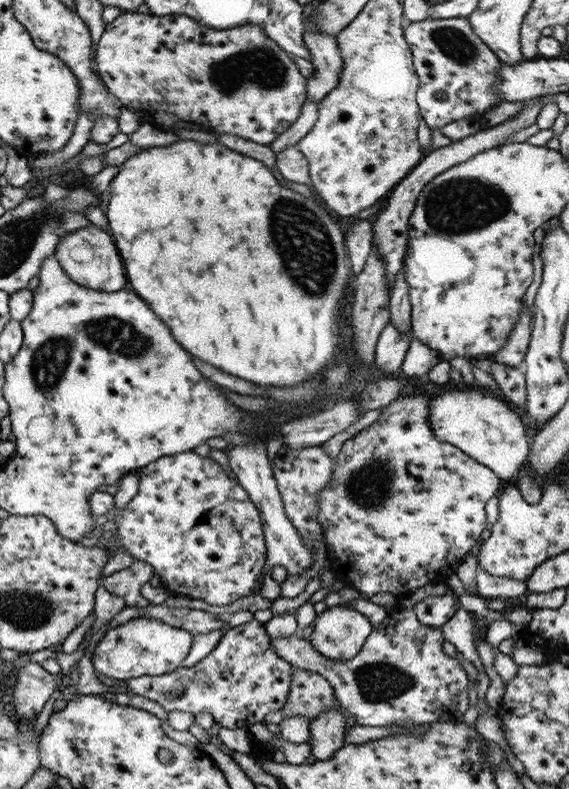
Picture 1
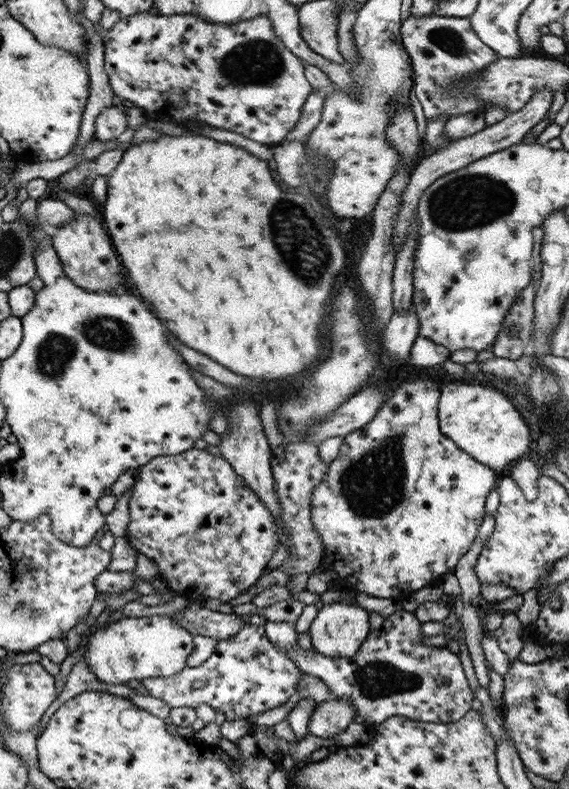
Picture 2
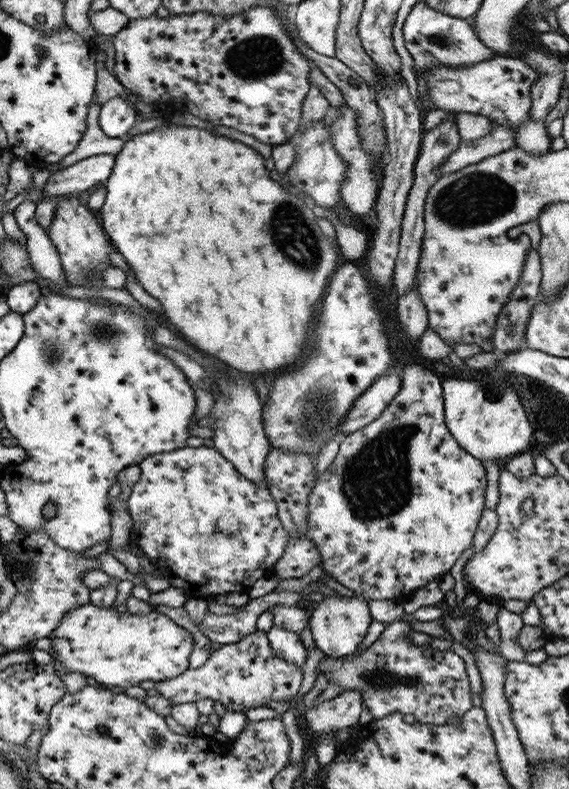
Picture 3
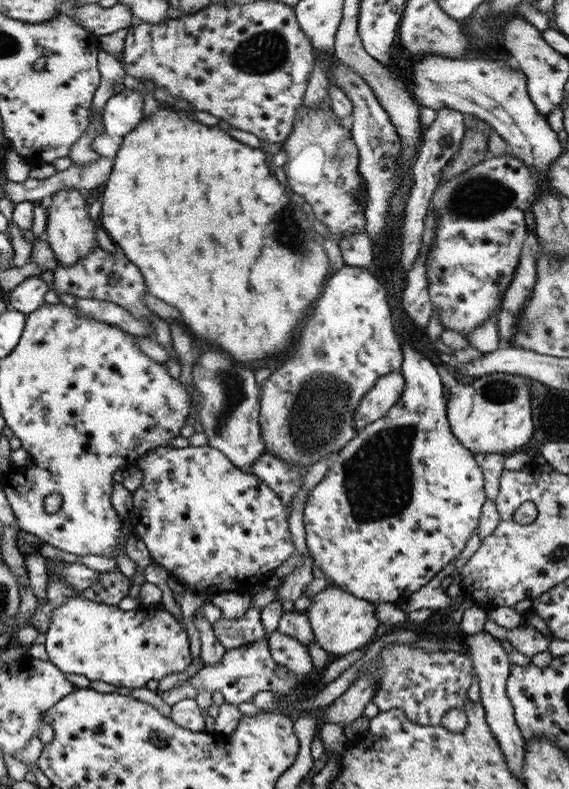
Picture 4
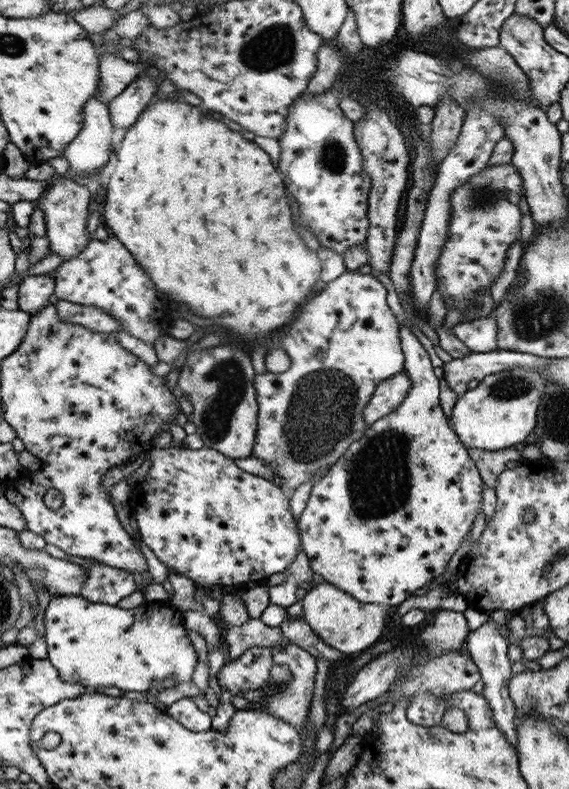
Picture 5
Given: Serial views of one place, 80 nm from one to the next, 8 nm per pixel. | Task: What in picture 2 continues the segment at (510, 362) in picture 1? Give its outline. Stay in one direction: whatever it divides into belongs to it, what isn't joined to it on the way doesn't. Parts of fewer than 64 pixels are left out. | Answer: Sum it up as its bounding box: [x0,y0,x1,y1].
[491,283,533,361]

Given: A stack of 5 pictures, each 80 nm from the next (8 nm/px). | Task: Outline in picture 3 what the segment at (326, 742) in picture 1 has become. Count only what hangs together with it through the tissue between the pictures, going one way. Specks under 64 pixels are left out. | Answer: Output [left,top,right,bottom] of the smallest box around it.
[305,691,361,737]

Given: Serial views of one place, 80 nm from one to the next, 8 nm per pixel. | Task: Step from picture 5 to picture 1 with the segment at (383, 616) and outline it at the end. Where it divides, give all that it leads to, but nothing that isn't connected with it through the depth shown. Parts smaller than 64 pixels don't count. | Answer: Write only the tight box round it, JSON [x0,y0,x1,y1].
[309,604,372,660]

